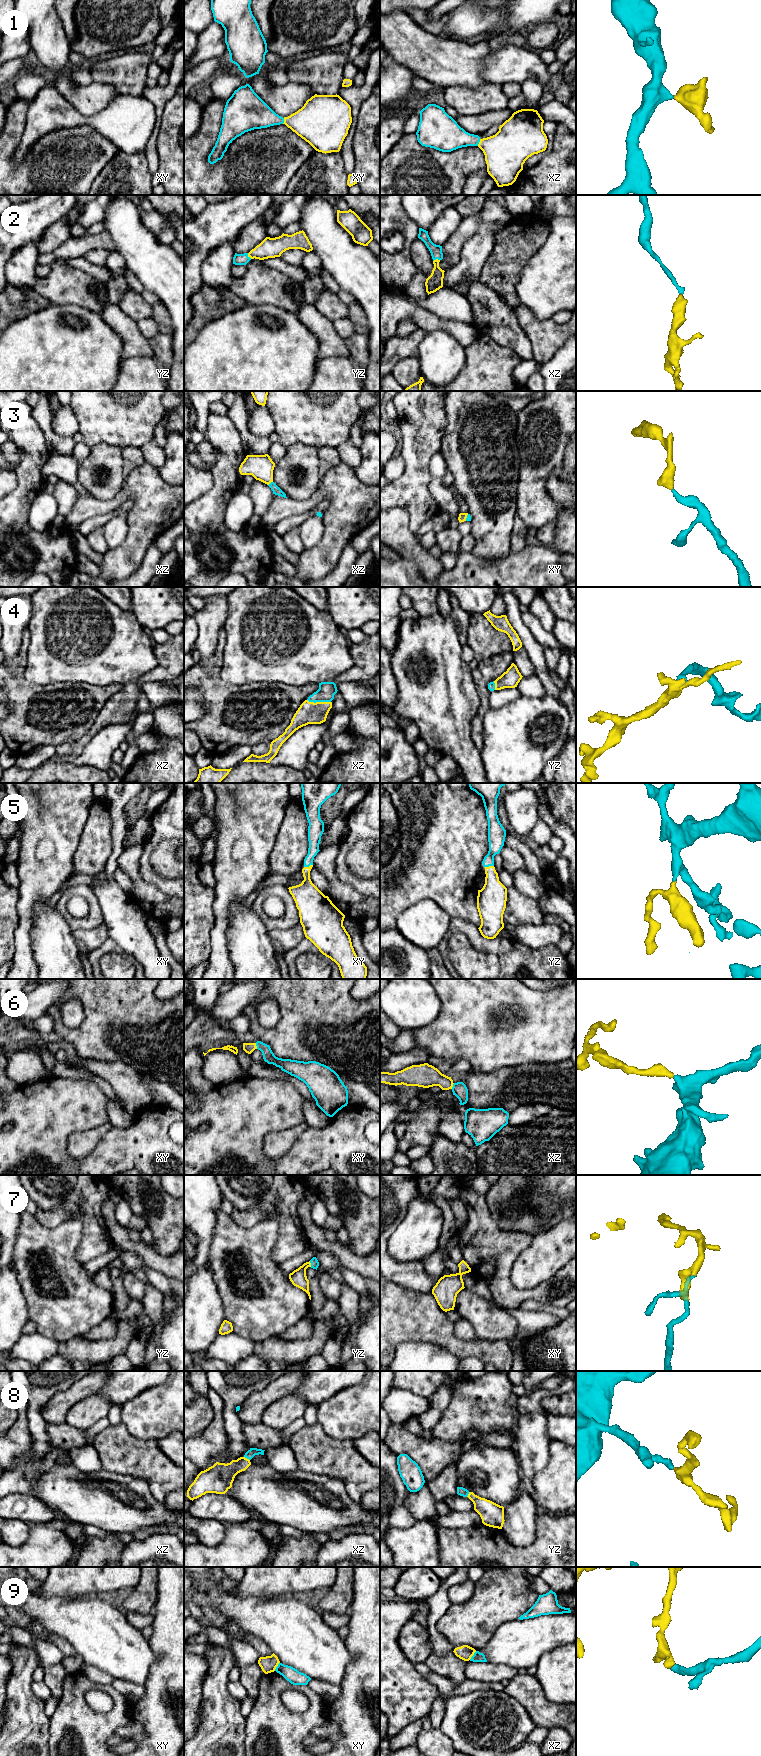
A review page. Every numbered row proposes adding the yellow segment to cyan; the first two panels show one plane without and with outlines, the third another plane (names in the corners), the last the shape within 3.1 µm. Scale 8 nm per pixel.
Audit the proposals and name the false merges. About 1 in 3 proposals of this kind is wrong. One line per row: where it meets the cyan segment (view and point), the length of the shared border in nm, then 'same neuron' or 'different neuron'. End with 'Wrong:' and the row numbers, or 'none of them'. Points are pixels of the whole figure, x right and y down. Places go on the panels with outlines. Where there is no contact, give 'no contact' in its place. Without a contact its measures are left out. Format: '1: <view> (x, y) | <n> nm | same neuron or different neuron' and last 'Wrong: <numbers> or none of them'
1: xz (479, 141) | 60 nm | same neuron
2: yz (249, 257) | 60 nm | same neuron
3: xz (270, 483) | 50 nm | same neuron
4: xz (319, 701) | 190 nm | same neuron
5: xy (308, 866) | 80 nm | same neuron
6: xy (256, 1045) | 50 nm | same neuron
7: yz (311, 1264) | 50 nm | same neuron
8: xz (247, 1458) | 60 nm | same neuron
9: xz (473, 1655) | 90 nm | different neuron
Wrong: 9

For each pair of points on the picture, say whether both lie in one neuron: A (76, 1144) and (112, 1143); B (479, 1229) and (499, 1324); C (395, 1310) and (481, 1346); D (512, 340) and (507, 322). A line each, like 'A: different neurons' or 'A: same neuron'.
A: different neurons
B: different neurons
C: same neuron
D: same neuron

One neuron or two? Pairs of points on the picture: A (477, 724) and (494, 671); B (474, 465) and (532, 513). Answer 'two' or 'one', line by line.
A: one
B: two

